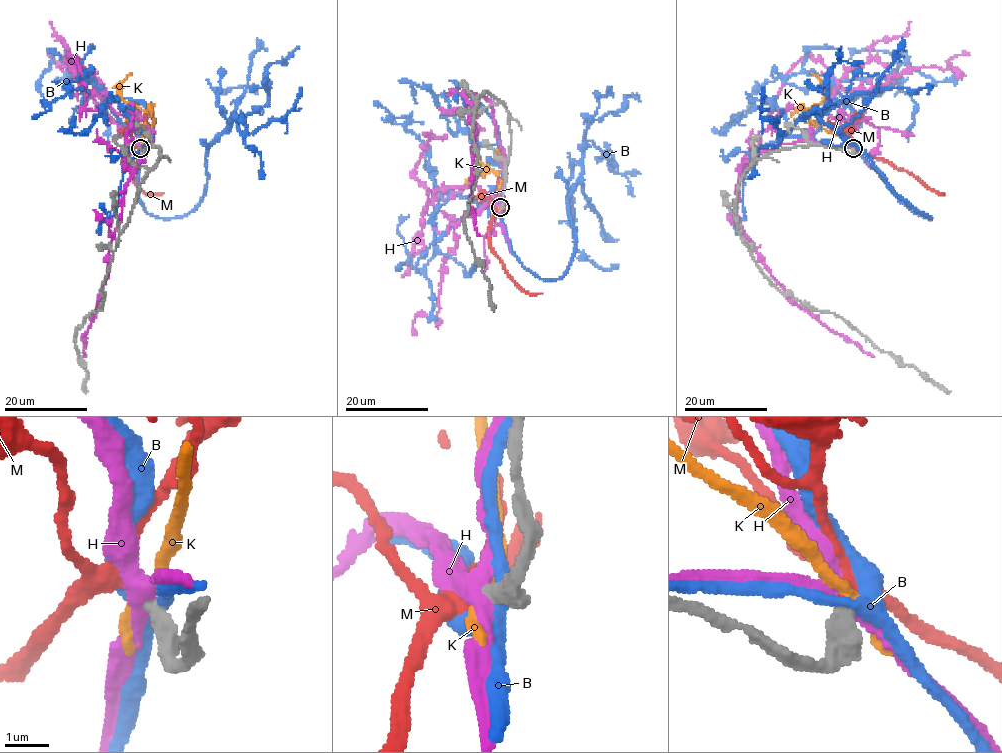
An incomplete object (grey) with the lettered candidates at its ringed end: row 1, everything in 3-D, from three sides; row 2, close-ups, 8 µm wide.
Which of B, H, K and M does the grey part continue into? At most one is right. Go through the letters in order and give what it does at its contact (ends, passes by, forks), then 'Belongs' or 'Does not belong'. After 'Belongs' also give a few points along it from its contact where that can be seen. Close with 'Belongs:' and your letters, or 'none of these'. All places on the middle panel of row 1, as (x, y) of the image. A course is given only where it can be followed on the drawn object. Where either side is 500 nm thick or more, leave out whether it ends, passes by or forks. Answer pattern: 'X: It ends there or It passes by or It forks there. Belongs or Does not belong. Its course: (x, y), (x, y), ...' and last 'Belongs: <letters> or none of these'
B: It forks there. Does not belong
H: It forks there. Does not belong
K: It passes by. Does not belong
M: It ends there. Belongs. Its course: (500, 207), (489, 227), (490, 248), (507, 274), (518, 285), (530, 294), (541, 293)
Belongs: M

